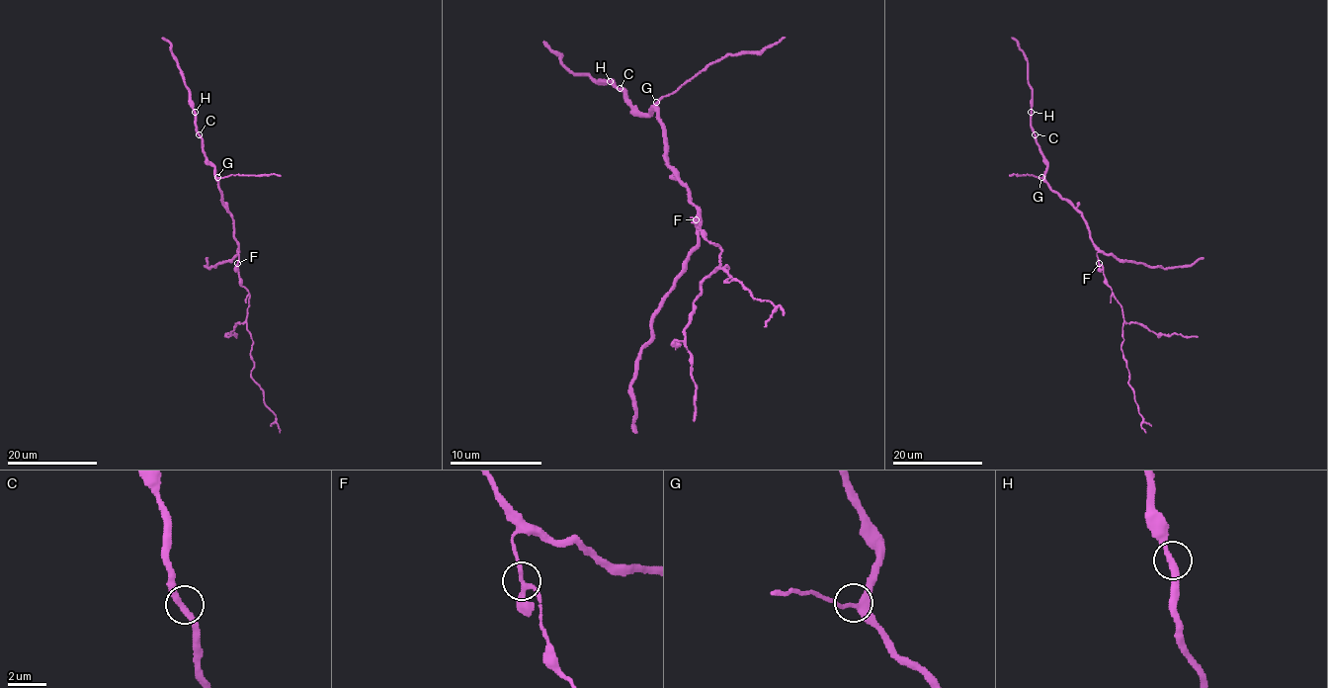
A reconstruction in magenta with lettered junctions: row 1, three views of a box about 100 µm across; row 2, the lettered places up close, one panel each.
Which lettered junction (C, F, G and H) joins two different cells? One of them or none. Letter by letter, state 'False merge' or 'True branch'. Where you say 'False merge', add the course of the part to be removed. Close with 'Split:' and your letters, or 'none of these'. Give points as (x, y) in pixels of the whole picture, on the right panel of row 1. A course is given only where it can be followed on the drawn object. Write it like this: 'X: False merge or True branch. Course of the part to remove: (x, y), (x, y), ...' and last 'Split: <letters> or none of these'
C: True branch
F: True branch
G: True branch
H: True branch
Split: none of these

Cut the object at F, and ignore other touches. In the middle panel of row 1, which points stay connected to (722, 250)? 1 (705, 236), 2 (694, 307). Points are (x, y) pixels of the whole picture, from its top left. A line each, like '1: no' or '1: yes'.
1: yes
2: yes

